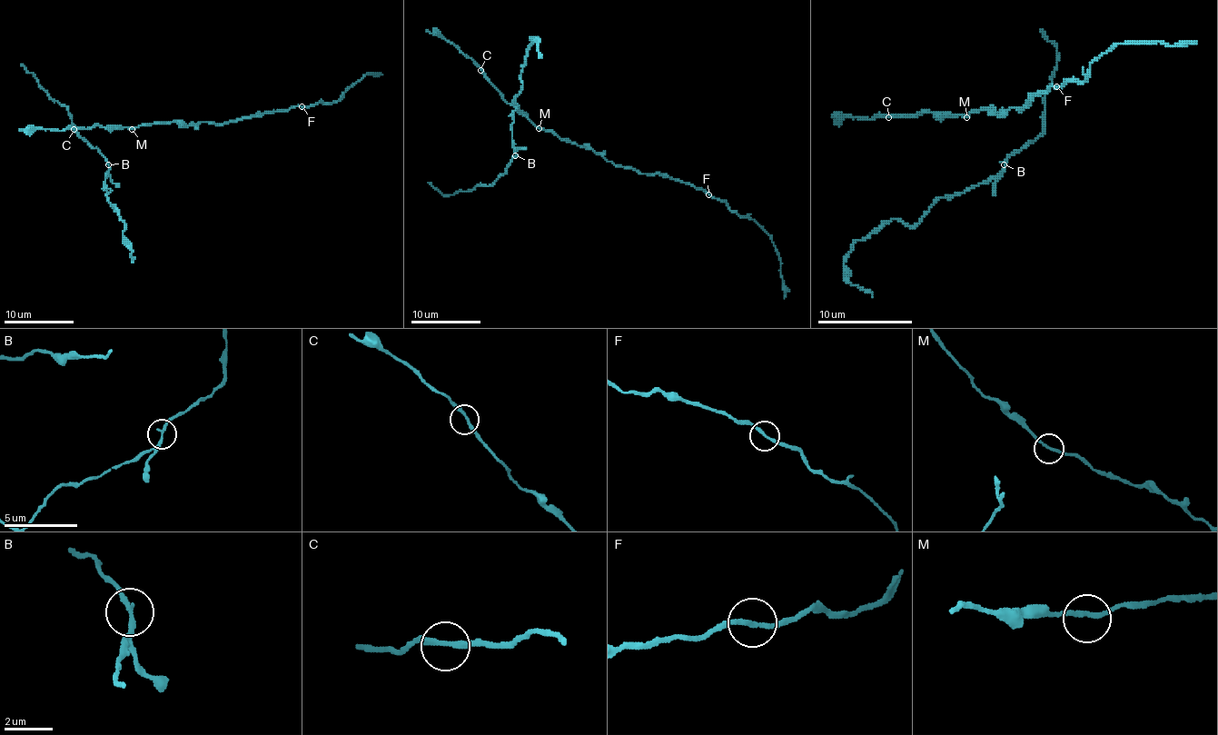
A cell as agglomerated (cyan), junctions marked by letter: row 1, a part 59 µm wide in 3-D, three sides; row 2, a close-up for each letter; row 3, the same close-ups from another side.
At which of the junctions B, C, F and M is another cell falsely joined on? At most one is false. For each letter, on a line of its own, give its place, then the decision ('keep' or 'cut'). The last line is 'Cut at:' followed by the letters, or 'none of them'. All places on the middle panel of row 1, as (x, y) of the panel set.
B: place (515, 155); keep
C: place (480, 70); keep
F: place (708, 194); keep
M: place (539, 128); keep
Cut at: none of them

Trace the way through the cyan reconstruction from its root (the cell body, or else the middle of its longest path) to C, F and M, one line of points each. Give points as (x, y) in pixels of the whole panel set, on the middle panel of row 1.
C: (580, 145), (561, 140), (550, 132), (537, 128), (503, 98), (480, 70)
F: (580, 145), (589, 145), (616, 164), (631, 166), (642, 173), (668, 175), (701, 188), (708, 194)
M: (580, 145), (561, 140), (550, 132), (539, 128)

